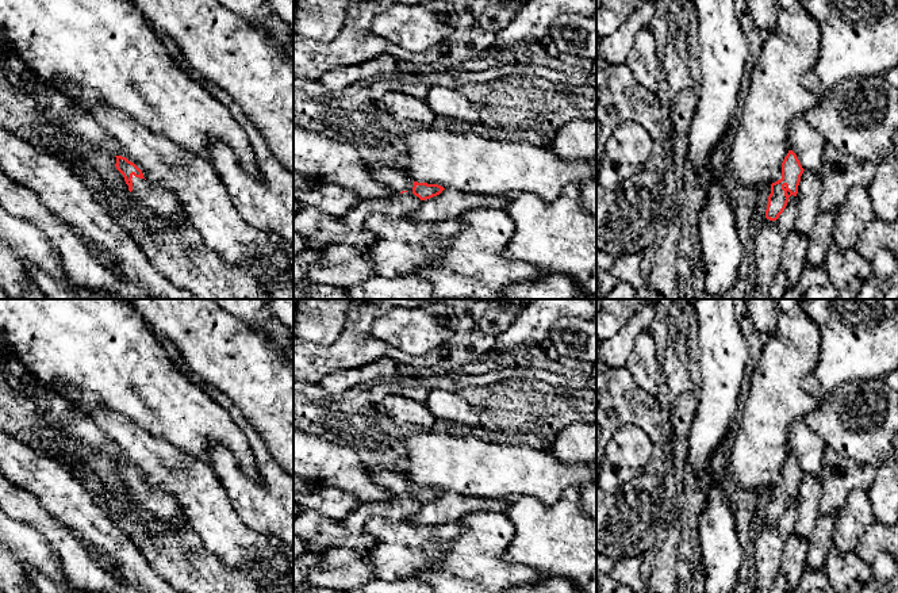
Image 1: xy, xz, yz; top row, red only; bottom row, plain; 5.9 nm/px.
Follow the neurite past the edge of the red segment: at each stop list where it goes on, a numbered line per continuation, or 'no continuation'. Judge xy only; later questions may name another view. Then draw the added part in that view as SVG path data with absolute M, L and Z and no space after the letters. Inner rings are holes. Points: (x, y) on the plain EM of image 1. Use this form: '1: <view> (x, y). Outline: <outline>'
1: xy (164, 507). Outline: M133 478L133 494L131 497L147 512L154 514L157 519L173 525L173 527L188 527L192 528L185 516L183 514L177 501L157 489L153 489L145 482L135 481Z

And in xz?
1: xz (396, 482). Outline: M373 471L369 473L371 478L389 490L395 497L407 494L412 497L414 483L410 482L404 473L398 471Z

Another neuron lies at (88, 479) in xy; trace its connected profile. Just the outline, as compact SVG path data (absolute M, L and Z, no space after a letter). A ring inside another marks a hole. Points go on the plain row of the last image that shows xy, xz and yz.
M80 464L78 471L82 475L78 482L87 489L87 491L104 508L108 509L112 504L112 498L105 493L101 483L92 474L92 470L87 464Z

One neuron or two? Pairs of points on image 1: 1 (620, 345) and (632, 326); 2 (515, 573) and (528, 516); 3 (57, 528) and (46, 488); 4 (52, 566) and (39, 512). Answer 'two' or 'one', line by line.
1: one
2: two
3: two
4: two

